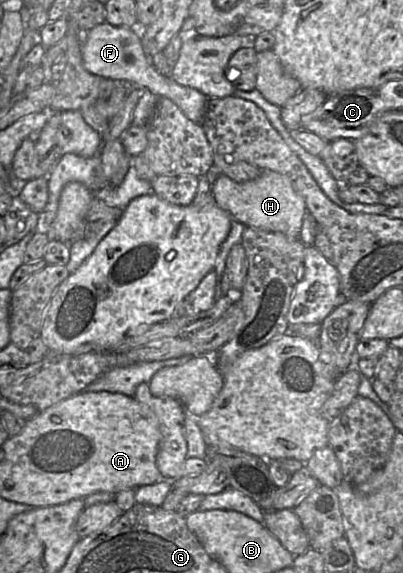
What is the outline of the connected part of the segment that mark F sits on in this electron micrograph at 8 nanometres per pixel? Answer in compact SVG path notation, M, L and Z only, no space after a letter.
M103 22L86 33L85 42L81 46L81 56L84 68L91 74L148 90L158 98L168 98L188 119L195 123L203 122L209 98L194 88L180 85L172 76L157 72L143 49L138 28L117 27Z

